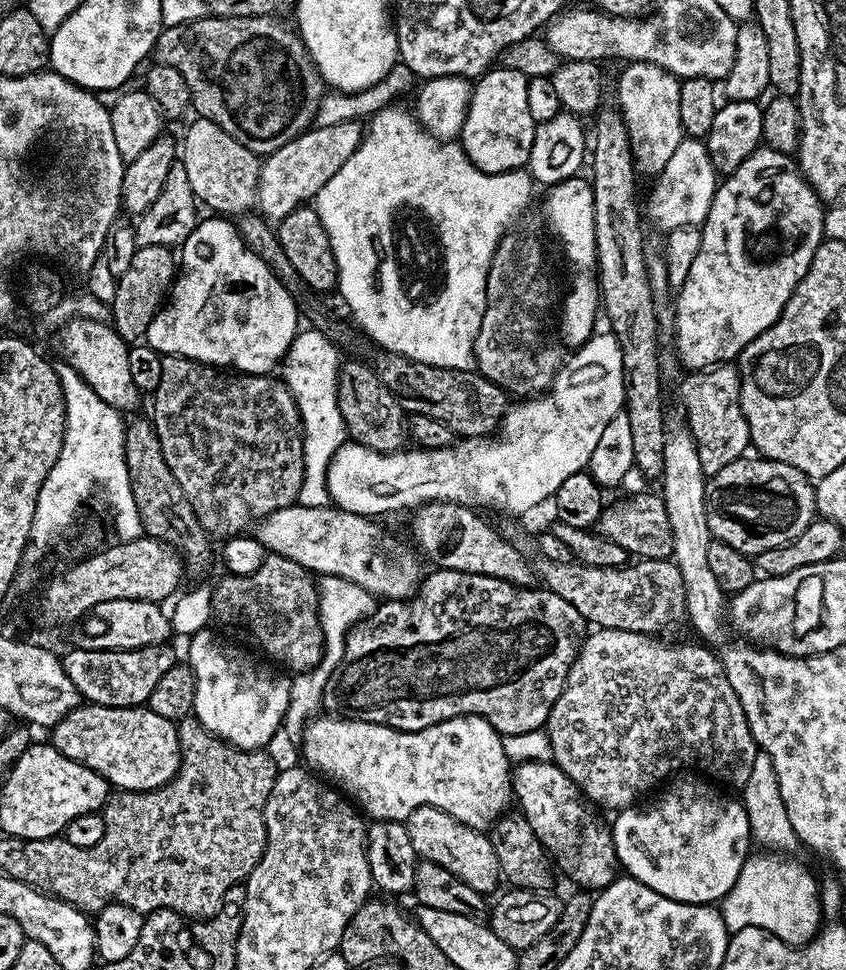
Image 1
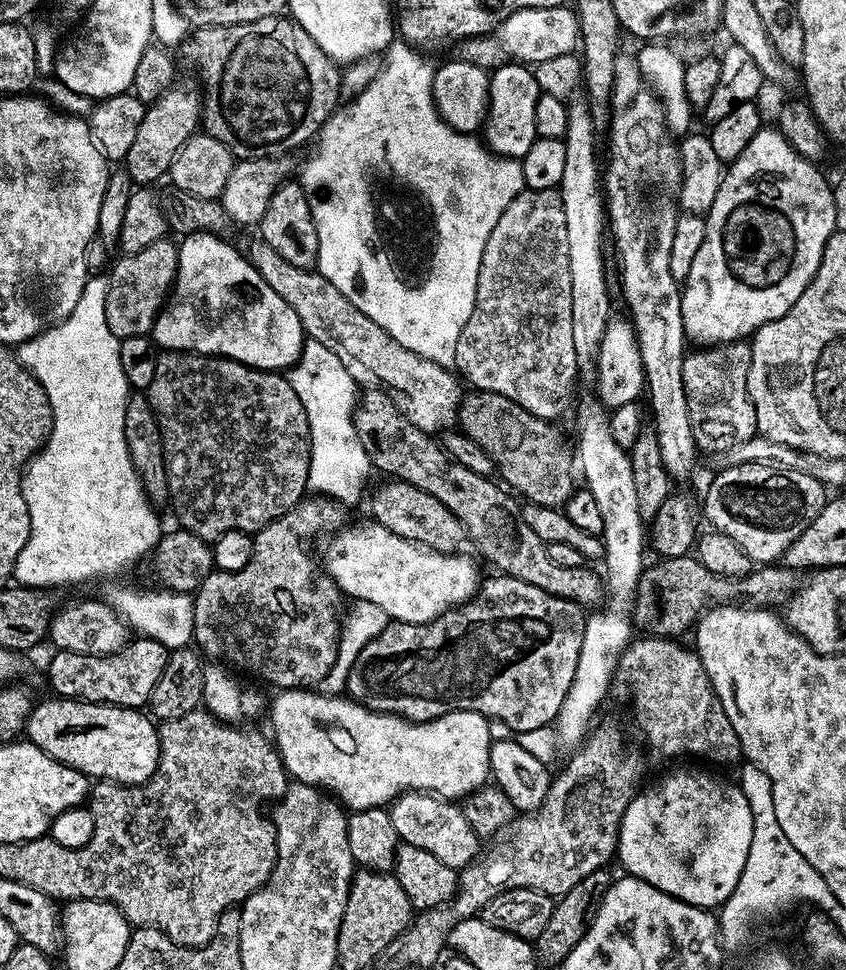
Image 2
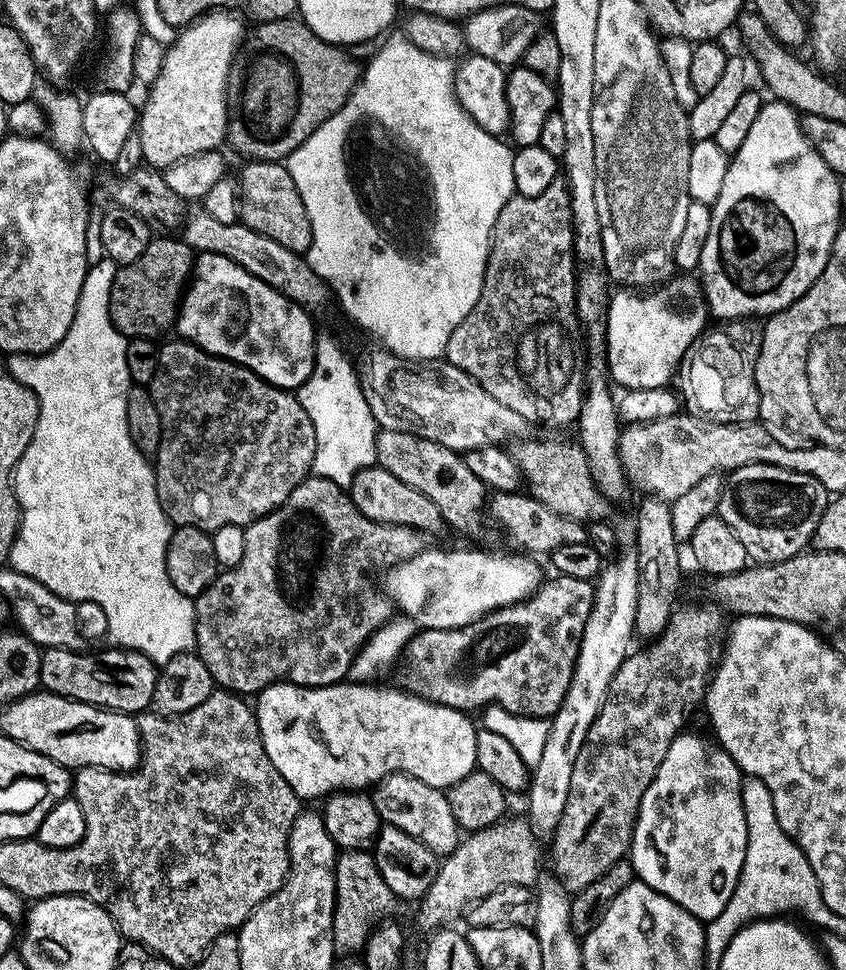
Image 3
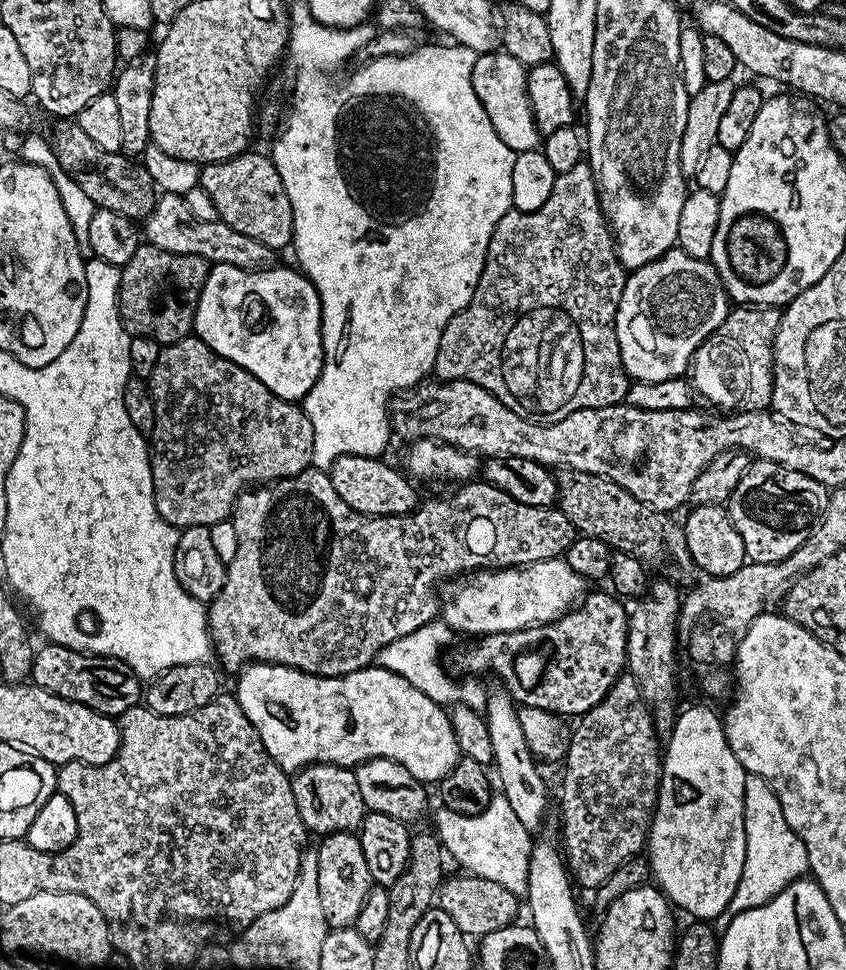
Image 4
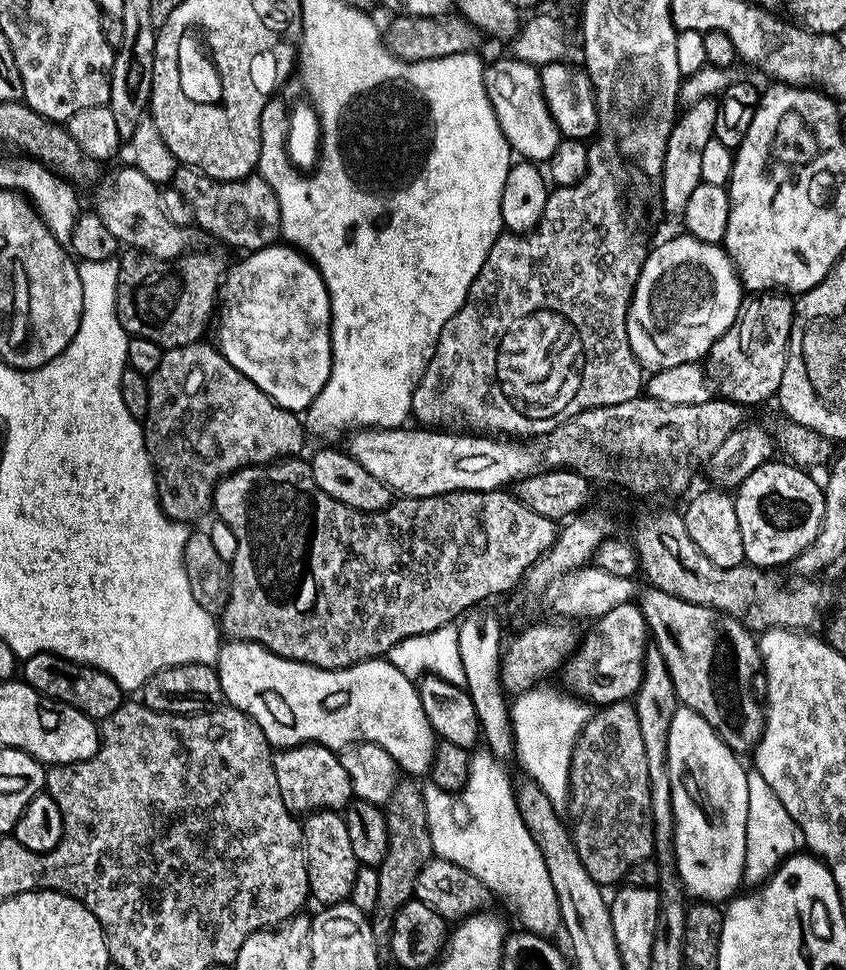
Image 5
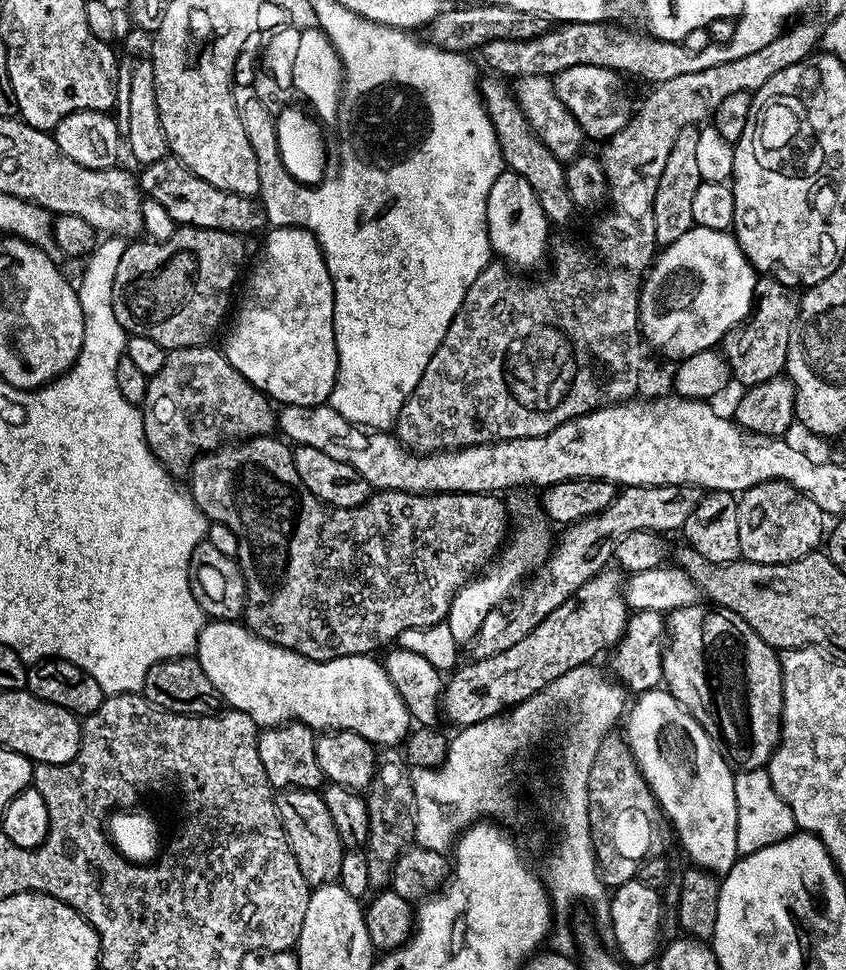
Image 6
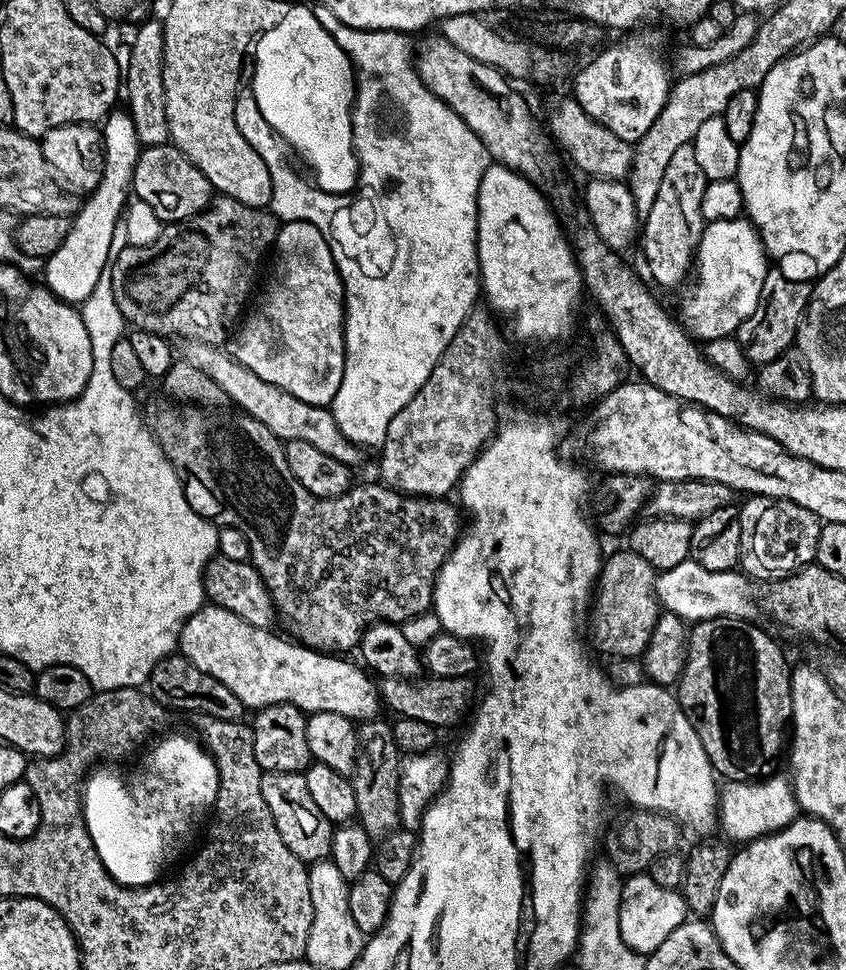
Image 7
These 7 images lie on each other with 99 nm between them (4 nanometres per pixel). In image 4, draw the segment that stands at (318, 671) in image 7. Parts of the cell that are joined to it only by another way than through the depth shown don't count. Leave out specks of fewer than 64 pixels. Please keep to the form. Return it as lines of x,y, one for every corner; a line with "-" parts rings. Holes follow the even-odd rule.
253,662
239,673
238,679
240,681
237,682
236,689
234,689
237,702
242,706
246,718
252,723
254,730
258,730
258,738
262,738
262,746
266,746
266,754
270,754
270,758
274,758
276,765
286,773
295,774
301,768
307,768
310,764
337,764
343,768
355,769
357,764
367,760
386,758
406,766
406,770
410,770
410,774
416,780
438,782
443,776
450,774
450,770
454,770
454,766
459,762
462,755
460,743
452,729
452,719
449,713
441,705
431,701
422,691
416,690
406,678
400,677
388,669
369,666
345,676
311,676
305,672
299,672
297,668
287,668
281,664
258,664

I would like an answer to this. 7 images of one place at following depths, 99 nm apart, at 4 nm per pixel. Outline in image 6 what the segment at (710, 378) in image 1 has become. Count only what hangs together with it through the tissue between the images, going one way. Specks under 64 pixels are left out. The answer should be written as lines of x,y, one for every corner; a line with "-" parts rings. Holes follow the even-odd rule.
764,274
756,281
754,307
743,324
727,332
722,341
724,357
732,367
735,383
751,386
781,375
788,363
788,343
796,315
800,312
797,293
789,285
777,280
775,275

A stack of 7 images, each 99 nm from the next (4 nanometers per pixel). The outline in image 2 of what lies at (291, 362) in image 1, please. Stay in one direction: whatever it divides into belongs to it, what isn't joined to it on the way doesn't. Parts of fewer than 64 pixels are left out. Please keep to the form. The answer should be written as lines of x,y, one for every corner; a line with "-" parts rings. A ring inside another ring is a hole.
313,343
300,351
300,357
287,373
294,394
306,410
312,435
312,453
308,471
308,487
317,496
327,496
337,504
351,506
360,500
364,475
370,472
368,451
356,436
354,413
358,403
358,385
350,378
346,366
326,346
-
330,388
336,388
336,400
329,400

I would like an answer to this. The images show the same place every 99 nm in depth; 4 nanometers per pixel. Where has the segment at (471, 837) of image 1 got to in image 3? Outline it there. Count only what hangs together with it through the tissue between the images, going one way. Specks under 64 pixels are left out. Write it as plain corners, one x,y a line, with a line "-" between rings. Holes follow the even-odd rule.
392,772
371,789
370,795
381,821
387,827
402,830
410,834
410,838
418,838
418,842
422,842
422,846
426,846
436,857
445,858
459,846
462,830
454,814
450,814
450,802
441,789
426,786
426,782
405,772

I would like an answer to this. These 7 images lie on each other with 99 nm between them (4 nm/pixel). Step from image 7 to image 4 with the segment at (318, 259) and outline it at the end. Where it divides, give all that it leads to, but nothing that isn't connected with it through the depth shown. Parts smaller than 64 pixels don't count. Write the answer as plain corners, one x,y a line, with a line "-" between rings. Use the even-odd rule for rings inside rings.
229,264
211,265
198,298
192,327
195,335
206,342
210,350
254,374
254,378
258,378
258,382
262,382
278,398
300,402
325,369
326,347
320,333
320,295
303,272
295,267
276,267
249,270

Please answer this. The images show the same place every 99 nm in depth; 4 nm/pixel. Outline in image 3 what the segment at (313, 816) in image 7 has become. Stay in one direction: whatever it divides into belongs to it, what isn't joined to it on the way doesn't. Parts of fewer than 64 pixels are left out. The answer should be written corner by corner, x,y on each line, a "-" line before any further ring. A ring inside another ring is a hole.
368,850
341,851
336,857
336,901
332,923
333,949
340,951
341,948
344,954
356,954
356,951
359,953
362,942
367,941
373,935
377,925
387,917
384,915
391,910
392,903
394,903
392,891
390,886
386,886
386,878
382,878
378,870
375,855

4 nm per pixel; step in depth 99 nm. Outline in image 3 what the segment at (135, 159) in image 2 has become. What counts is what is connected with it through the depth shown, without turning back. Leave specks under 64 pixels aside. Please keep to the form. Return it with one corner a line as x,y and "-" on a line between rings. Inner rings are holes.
232,10
205,12
167,45
162,74
158,74
154,86
149,88
138,112
138,135
145,165
163,170
199,152
217,151
220,143
225,143
228,134
228,77
232,75
233,63
246,39
244,24
236,16
239,15

